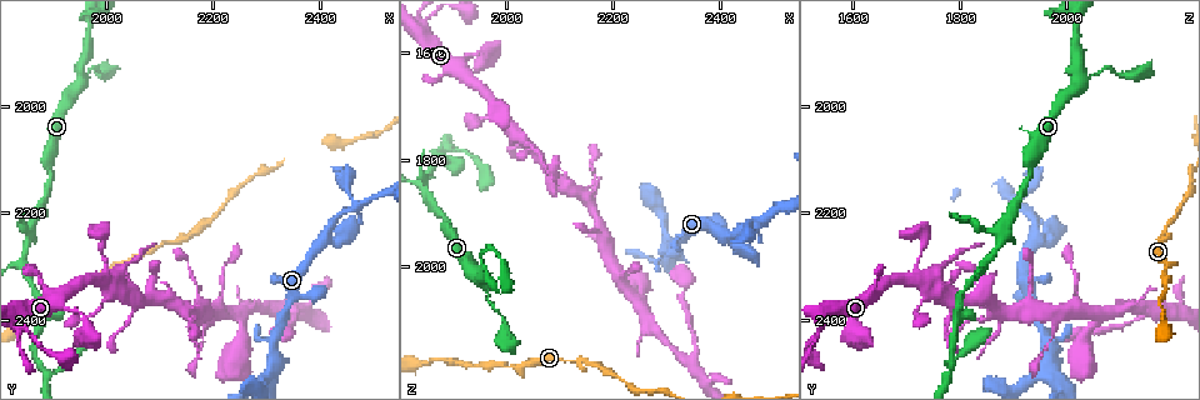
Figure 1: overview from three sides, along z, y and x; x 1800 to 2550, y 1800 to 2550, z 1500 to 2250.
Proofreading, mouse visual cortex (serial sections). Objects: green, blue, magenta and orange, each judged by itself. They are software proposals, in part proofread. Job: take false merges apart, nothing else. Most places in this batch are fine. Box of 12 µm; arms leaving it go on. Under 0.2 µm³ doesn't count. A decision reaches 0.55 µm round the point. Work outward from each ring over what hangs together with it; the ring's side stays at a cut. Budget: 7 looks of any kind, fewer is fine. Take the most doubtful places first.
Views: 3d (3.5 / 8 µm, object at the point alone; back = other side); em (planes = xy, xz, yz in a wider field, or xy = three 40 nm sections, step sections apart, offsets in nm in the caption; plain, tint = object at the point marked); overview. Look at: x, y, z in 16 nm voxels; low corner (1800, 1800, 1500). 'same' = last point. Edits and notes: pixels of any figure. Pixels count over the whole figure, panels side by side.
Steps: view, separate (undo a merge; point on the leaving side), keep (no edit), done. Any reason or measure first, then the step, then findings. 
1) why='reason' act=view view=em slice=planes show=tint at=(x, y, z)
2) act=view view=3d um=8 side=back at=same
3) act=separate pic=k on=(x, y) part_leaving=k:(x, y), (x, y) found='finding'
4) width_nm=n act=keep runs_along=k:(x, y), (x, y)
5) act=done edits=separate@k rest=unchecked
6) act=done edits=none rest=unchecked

why='calibre changes' act=view view=3d um=3.5 at=(1955, 2395, 1600)

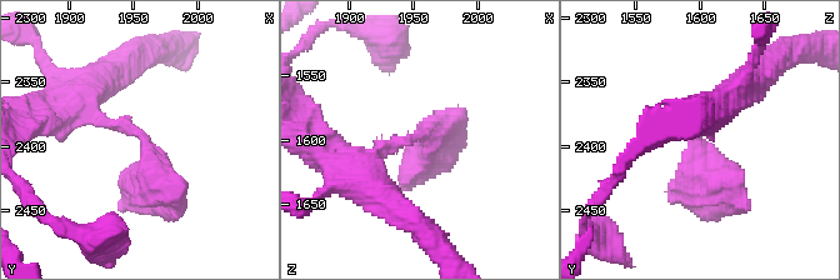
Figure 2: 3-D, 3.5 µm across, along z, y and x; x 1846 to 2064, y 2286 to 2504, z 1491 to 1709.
act=keep runs_along=2:(66, 101), (146, 144), (135, 198) found='one cell here'

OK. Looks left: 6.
why='sharp bend' act=view view=3d um=3.5 at=(2465, 2190, 1910)

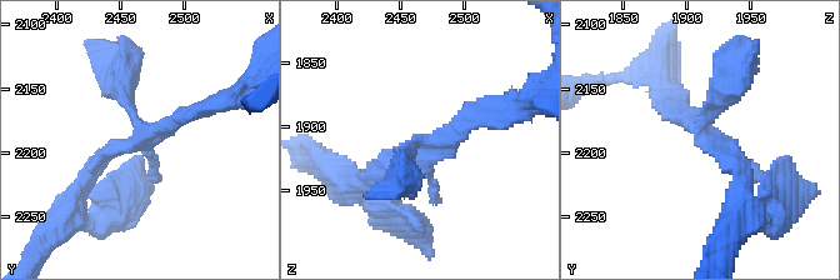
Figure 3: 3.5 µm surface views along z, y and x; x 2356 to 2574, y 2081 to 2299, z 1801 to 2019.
why='shape alone is not enough' act=view view=em slice=planes show=plain at=(2468, 2190, 1912)

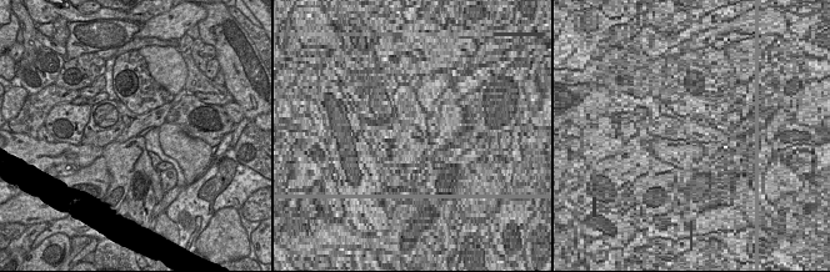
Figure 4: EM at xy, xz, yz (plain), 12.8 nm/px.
act=view view=em slice=planes show=tint at=same

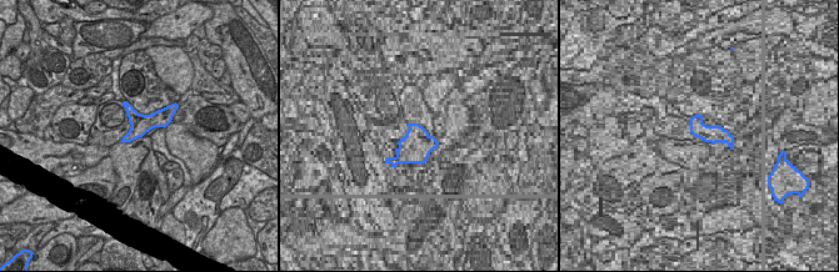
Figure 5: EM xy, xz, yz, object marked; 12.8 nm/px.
act=keep runs_along=3:(85, 180), (146, 134), (120, 76) found='all the same cell'

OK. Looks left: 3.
why='sharp bend' act=view view=3d um=3.5 at=(1895, 2495, 1780)

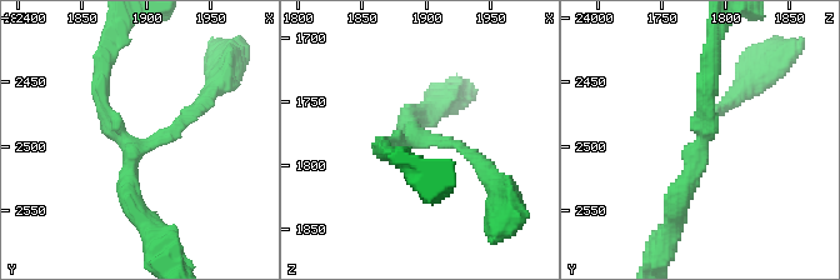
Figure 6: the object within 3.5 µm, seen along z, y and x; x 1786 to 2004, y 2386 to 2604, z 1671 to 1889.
act=view view=em slice=xy step=1 show=tint at=(1890, 2498, 1780)

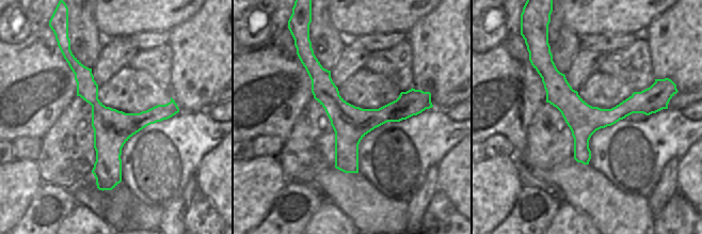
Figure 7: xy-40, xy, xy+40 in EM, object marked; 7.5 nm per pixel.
act=keep runs_along=7:(74, 60), (106, 121), (101, 187) found='all the same cell'

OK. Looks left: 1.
act=done edits=none rest=unchecked

